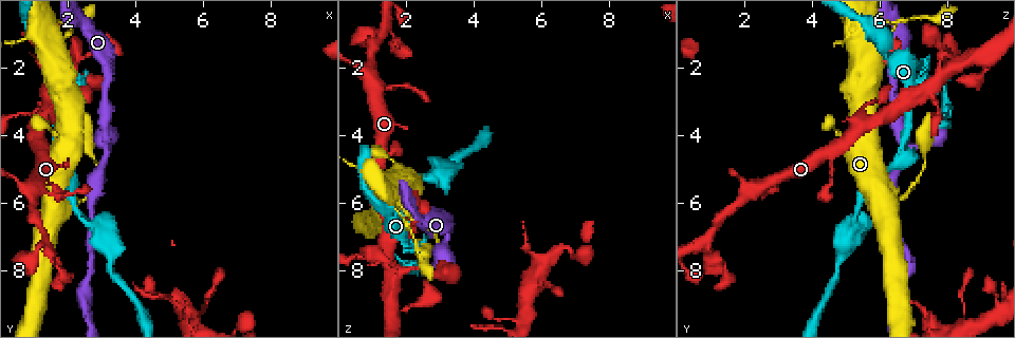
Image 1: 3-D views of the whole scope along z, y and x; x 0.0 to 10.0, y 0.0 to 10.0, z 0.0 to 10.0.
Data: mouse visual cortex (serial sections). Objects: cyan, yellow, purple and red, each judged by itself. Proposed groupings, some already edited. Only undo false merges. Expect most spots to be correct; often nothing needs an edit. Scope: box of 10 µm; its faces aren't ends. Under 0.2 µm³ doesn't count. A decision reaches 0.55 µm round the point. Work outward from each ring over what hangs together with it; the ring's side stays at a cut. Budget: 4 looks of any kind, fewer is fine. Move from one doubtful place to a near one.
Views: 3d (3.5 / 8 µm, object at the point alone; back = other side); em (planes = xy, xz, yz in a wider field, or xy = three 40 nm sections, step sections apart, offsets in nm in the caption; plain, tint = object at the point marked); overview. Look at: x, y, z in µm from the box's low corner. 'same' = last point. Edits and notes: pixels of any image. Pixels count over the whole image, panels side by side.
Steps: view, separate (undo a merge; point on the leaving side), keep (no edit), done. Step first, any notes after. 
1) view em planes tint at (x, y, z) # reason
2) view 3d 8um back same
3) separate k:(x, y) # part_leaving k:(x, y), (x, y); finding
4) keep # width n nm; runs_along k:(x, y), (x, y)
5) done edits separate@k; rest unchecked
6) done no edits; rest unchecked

view 3d 3.5um at (1.80, 6.10, 6.30)

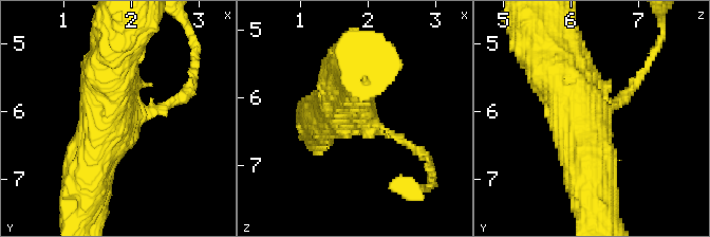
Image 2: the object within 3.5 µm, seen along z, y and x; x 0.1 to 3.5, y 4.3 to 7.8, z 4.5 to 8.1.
view em xy step 2 tint at (1.85, 6.15, 6.30)

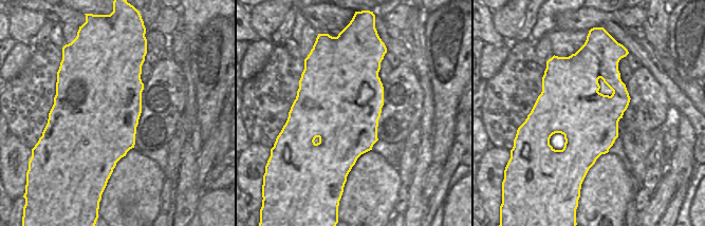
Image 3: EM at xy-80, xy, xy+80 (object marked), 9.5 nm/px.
keep # width 850 nm; runs_along 2:(548, 54), (589, 181); one cell here

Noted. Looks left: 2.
view 3d 3.5um at (3.35, 7.50, 4.85) # thick turns thin

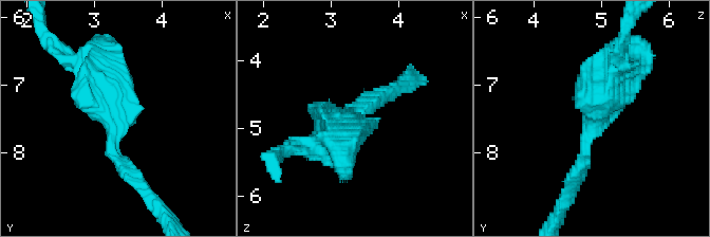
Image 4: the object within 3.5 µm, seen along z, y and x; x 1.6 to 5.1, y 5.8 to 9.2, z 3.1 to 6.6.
view em xy step 3 tint at (3.25, 7.55, 4.95) # arm_widths 200, 450 nm

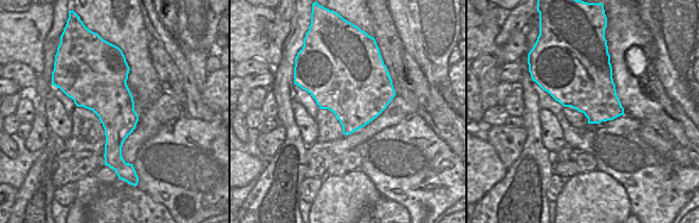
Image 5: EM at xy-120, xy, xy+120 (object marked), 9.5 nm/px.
keep # runs_along 4:(81, 67), (133, 178); all the same cell

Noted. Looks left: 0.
done no edits; rest unchecked

